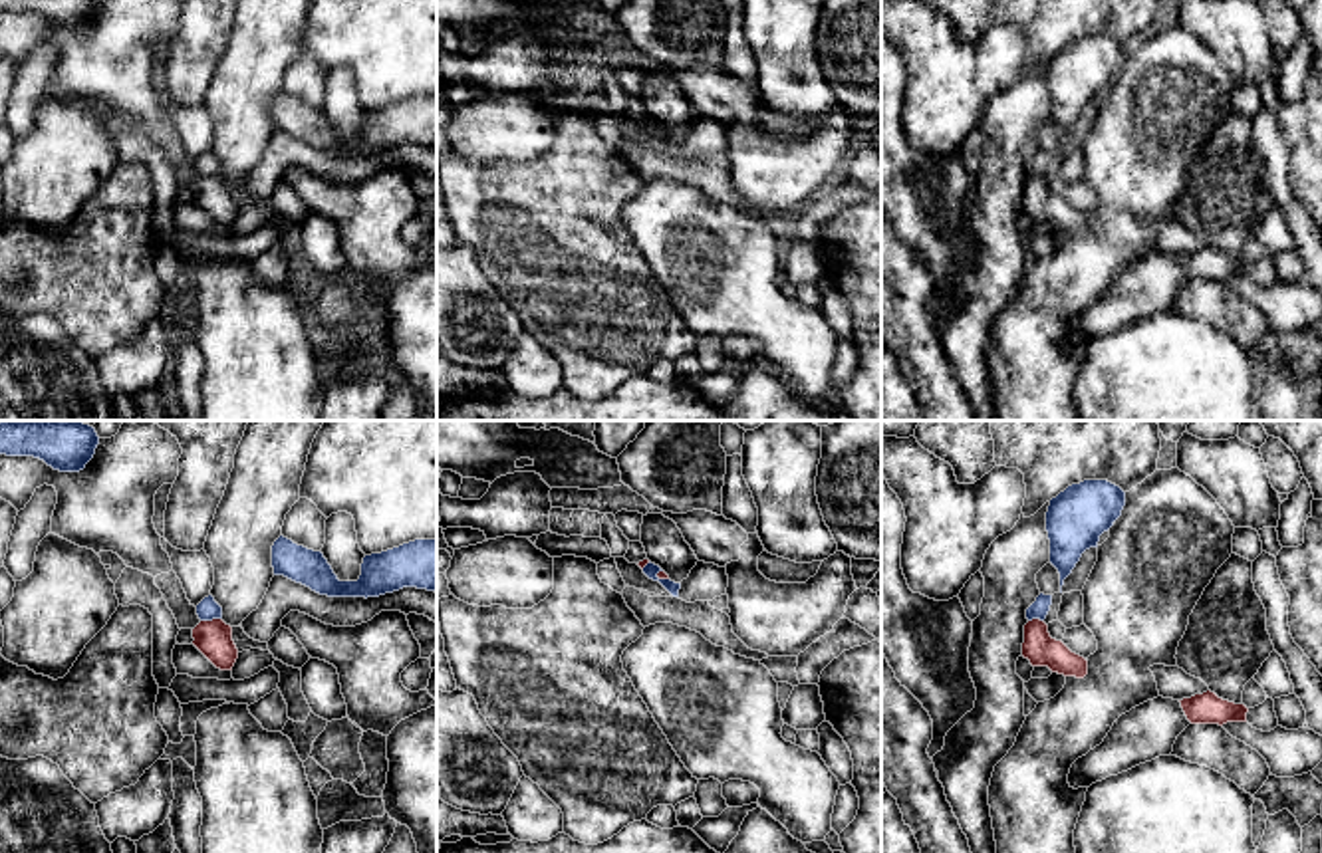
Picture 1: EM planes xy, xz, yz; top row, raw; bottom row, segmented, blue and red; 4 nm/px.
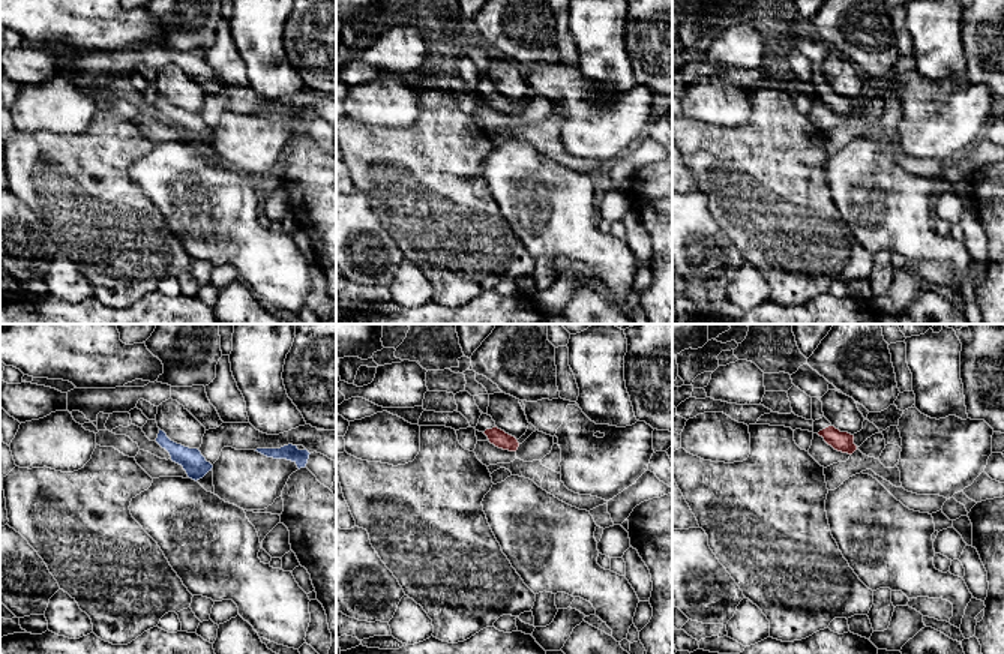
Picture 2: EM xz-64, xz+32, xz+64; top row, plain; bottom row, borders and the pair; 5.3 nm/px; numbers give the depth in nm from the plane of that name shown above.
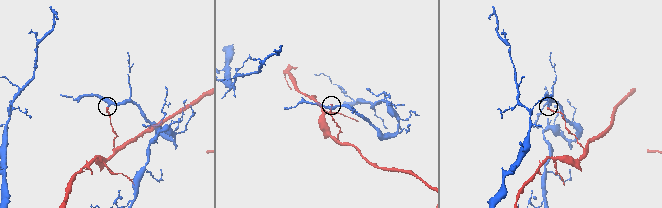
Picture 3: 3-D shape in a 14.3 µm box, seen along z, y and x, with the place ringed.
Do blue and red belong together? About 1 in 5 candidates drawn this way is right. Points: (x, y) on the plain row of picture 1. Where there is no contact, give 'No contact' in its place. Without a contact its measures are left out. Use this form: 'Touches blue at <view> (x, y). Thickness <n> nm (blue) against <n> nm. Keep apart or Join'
Touches blue at xy (211, 175). Thickness 90 nm (blue) against 150 nm. Keep apart

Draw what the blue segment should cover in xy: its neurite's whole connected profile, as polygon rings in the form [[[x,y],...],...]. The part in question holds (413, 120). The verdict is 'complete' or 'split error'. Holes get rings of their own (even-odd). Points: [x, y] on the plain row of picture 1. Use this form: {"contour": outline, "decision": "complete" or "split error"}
{"contour": [[[280,91],[272,101],[274,131],[328,153],[379,153],[403,143],[437,149],[437,95],[415,95],[363,113],[357,137],[339,137],[322,107]]], "decision": "complete"}

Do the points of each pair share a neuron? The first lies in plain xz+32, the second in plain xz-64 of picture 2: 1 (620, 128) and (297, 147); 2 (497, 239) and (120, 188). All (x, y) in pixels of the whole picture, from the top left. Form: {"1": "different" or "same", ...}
{"1": "different", "2": "same"}

